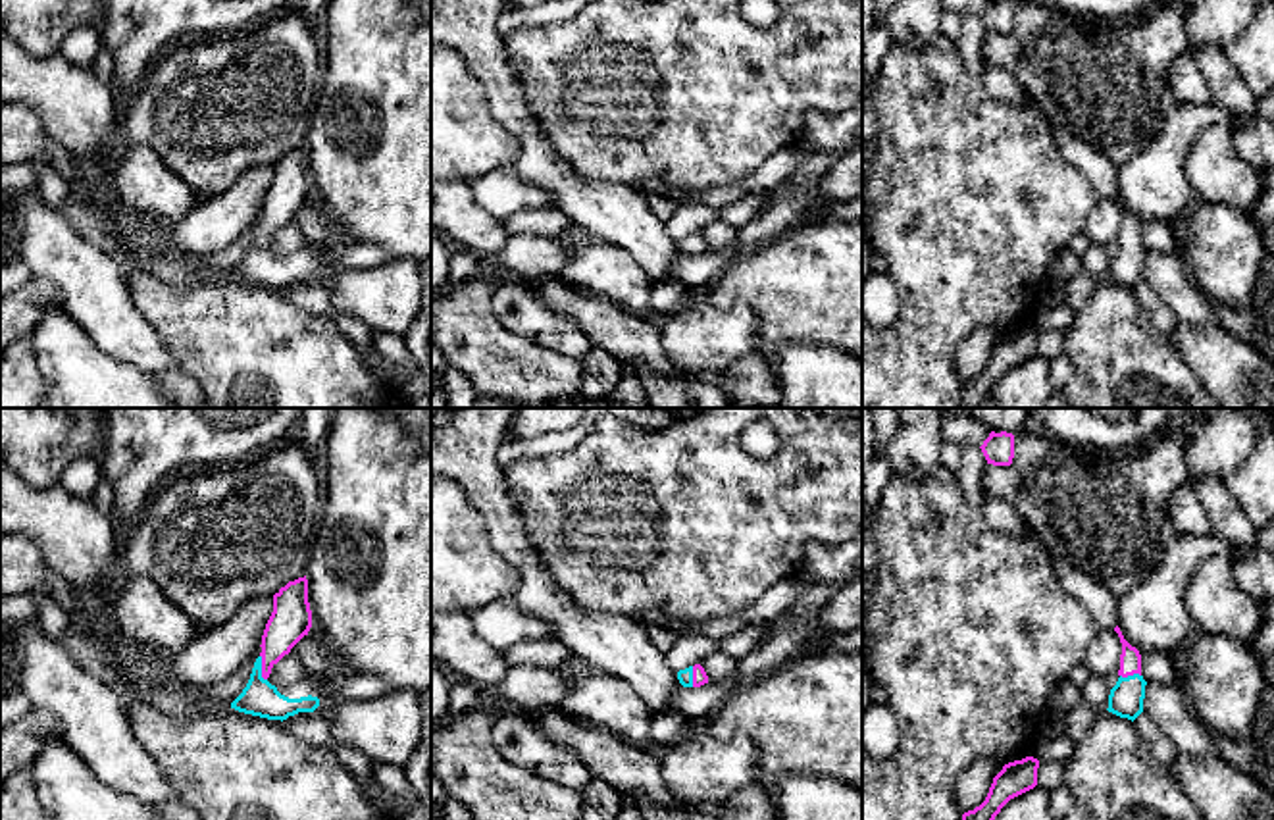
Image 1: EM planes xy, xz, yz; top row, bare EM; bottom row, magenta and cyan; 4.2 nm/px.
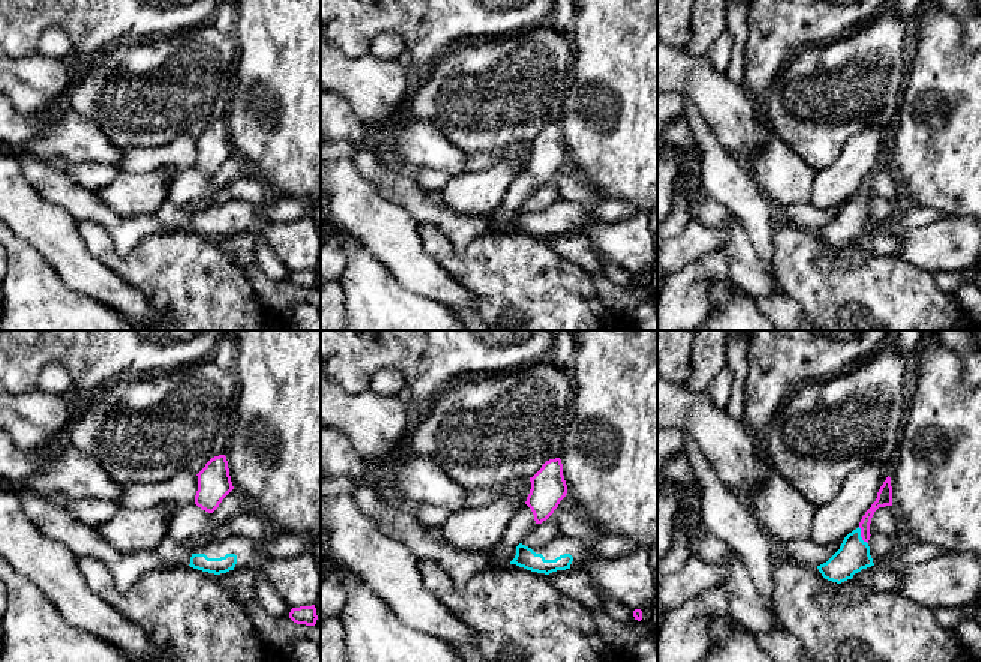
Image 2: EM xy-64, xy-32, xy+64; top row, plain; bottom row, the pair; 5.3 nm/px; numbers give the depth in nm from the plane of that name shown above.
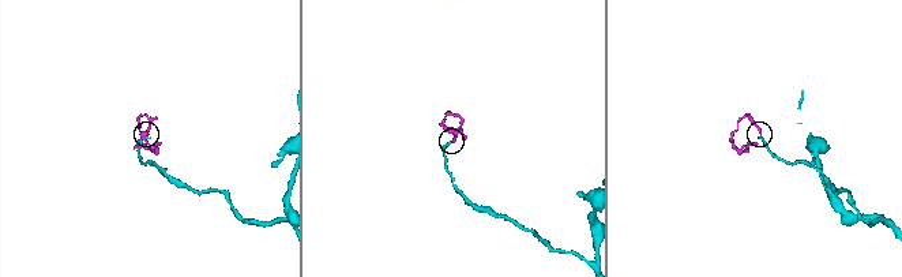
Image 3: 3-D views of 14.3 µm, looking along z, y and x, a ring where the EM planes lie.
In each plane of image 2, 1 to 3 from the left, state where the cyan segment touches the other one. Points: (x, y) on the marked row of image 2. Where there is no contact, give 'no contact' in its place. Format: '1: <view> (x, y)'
1: no contact
2: no contact
3: xy+64 (861, 536)

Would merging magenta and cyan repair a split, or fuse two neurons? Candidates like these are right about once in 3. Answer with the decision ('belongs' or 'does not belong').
belongs

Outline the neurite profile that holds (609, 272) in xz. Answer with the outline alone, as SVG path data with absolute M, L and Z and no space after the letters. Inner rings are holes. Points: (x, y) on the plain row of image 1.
M597 241L589 246L570 250L560 277L631 314L650 316L649 295L654 281L622 246Z

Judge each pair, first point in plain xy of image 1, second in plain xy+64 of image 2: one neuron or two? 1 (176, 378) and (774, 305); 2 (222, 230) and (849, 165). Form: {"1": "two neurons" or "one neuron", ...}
{"1": "one neuron", "2": "one neuron"}

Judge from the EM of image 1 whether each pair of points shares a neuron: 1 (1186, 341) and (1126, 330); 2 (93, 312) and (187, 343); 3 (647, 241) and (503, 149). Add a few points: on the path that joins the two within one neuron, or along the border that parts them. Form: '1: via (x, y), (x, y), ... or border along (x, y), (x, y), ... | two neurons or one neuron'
1: border along (1171, 343), (1199, 380) | two neurons
2: border along (131, 297), (139, 314), (181, 368) | two neurons
3: border along (493, 116), (518, 145), (518, 154), (512, 162) | two neurons

